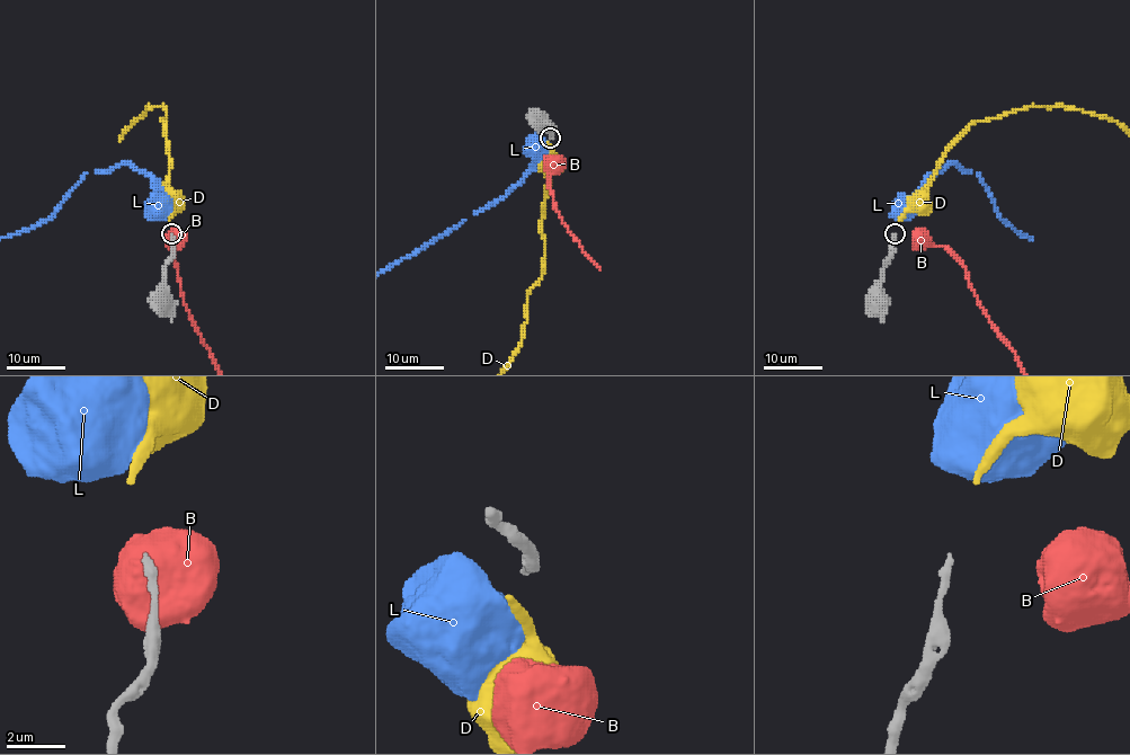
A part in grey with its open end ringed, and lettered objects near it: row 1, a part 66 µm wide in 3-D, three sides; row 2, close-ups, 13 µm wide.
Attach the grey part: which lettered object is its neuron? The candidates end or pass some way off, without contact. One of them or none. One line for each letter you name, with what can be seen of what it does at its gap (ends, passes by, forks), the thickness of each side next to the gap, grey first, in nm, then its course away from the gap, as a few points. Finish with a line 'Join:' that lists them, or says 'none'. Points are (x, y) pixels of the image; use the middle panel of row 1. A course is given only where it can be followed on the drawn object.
Join: none

